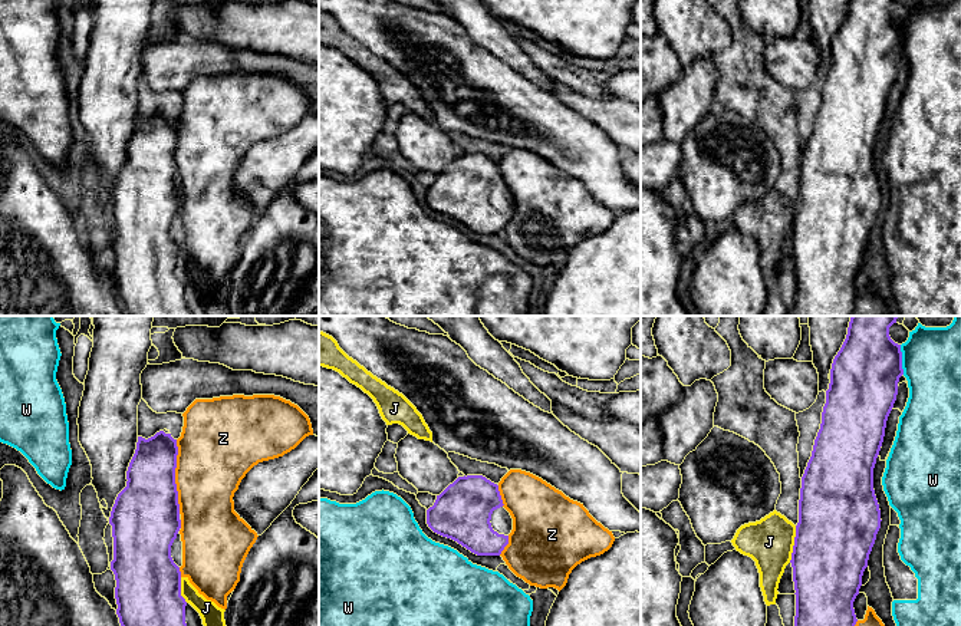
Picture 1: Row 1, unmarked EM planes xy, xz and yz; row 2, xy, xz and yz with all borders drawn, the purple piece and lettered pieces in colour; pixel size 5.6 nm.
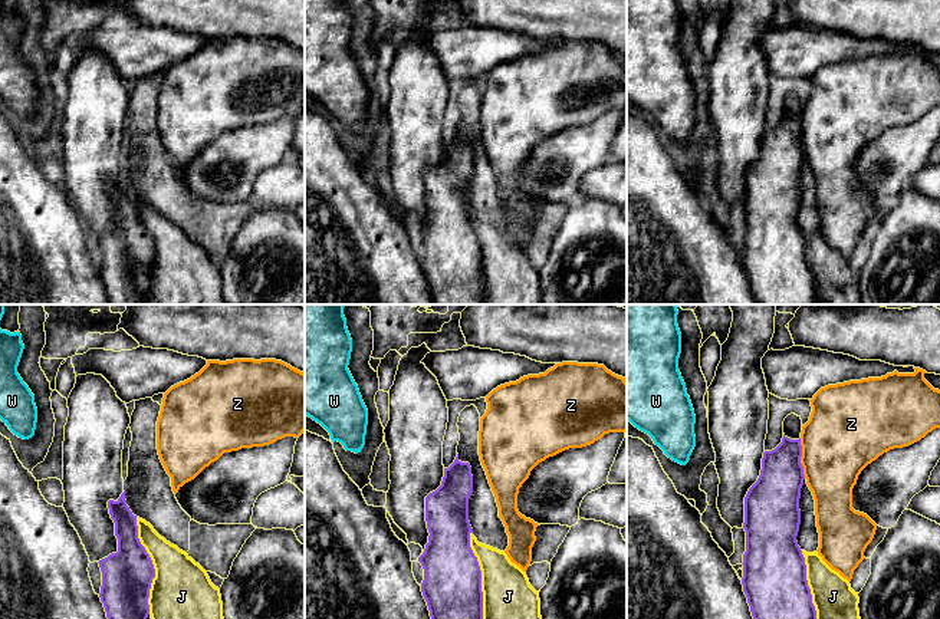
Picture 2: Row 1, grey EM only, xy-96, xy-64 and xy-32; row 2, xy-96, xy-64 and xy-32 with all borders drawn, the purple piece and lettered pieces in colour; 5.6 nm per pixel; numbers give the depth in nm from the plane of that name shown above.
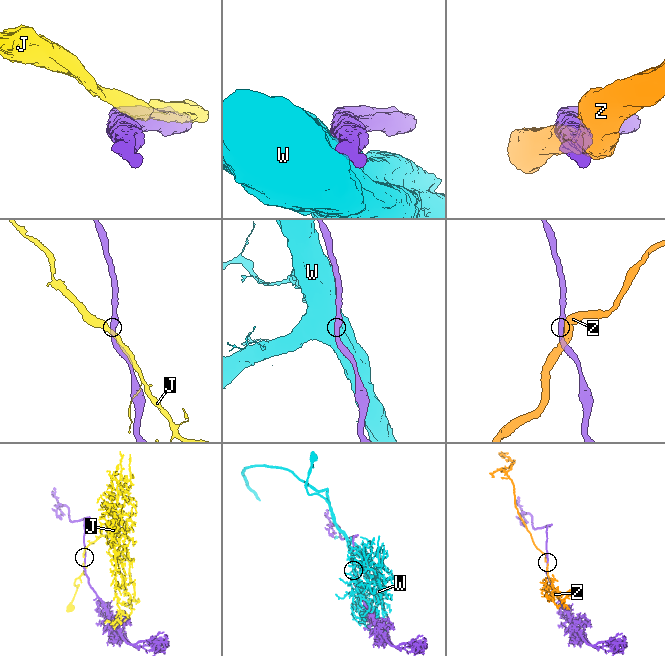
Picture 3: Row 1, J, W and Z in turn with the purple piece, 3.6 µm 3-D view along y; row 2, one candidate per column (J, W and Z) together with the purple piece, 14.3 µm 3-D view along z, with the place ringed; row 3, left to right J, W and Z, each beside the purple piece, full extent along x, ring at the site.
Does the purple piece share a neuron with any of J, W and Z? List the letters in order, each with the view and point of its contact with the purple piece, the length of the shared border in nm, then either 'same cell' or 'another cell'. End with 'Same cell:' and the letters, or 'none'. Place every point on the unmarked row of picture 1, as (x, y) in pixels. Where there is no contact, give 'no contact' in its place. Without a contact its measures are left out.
J: contact yz (795, 223); length 220 nm; another cell
W: contact yz (901, 38); length 170 nm; another cell
Z: contact xy (174, 155); length 420 nm; another cell
Same cell: none

